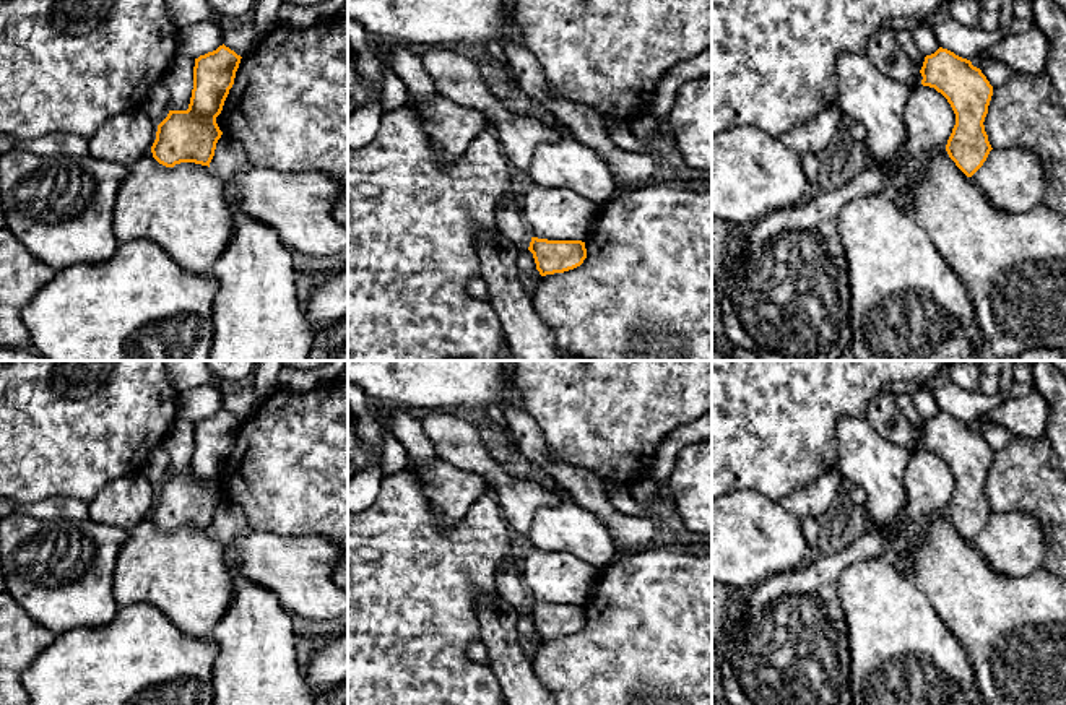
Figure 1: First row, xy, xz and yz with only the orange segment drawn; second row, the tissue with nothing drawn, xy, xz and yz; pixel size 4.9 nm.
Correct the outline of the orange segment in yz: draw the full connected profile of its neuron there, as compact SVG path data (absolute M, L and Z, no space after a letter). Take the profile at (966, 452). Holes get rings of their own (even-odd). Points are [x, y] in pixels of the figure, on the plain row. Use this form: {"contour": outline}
{"contour": "M886 391L871 401L868 419L884 439L908 450L920 445L947 463L956 478L956 489L946 515L956 530L972 541L993 513L983 489L993 450L982 434L942 411L926 419L918 434L900 411L897 396Z"}

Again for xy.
{"contour": "M224 408L195 422L188 473L169 474L158 489L151 517L159 528L174 531L180 526L195 526L210 531L223 499L216 481L234 448L240 422Z"}

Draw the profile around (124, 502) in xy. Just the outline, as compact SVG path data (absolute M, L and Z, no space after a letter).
M141 473L117 478L89 502L89 518L130 531L151 513L156 495L158 489Z

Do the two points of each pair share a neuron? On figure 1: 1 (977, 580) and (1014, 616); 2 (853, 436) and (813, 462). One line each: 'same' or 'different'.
1: same
2: different

